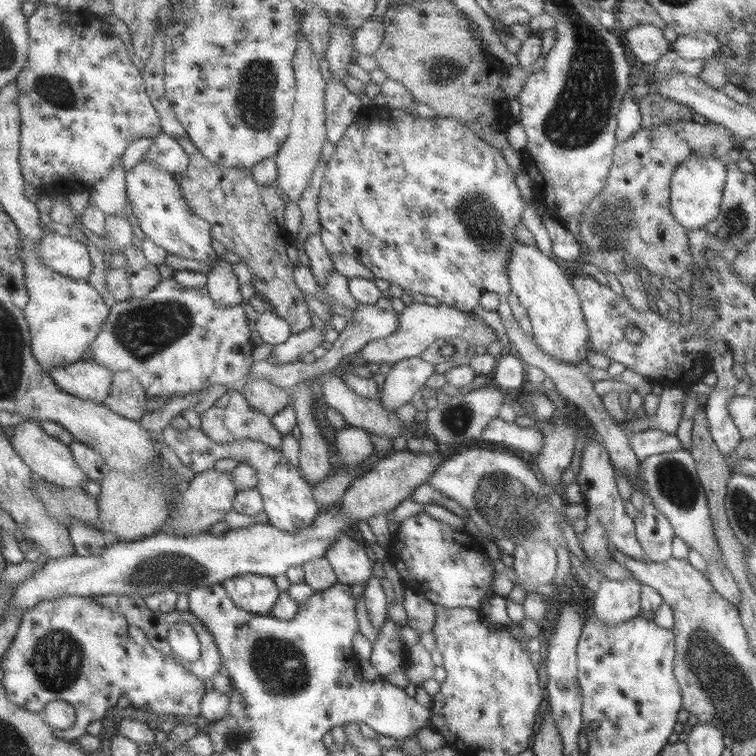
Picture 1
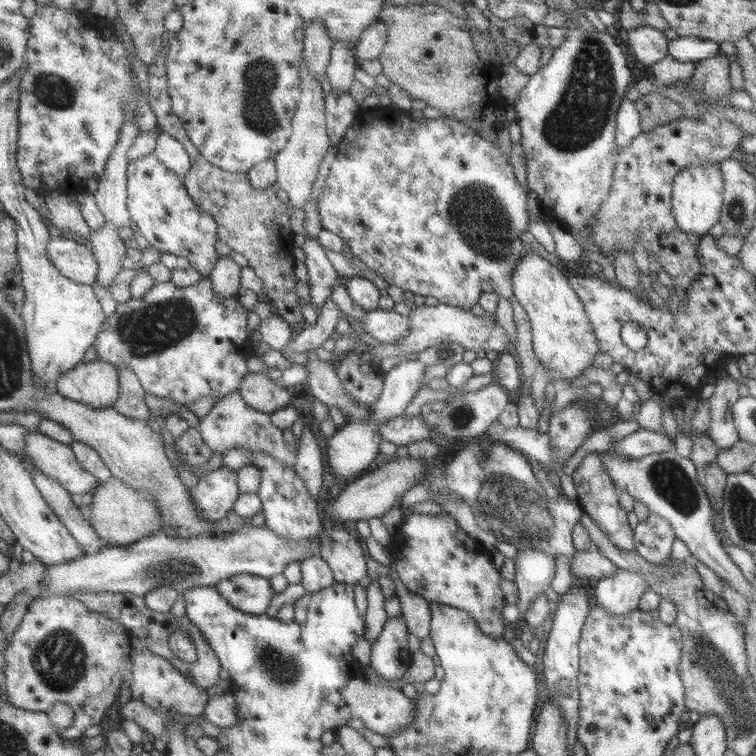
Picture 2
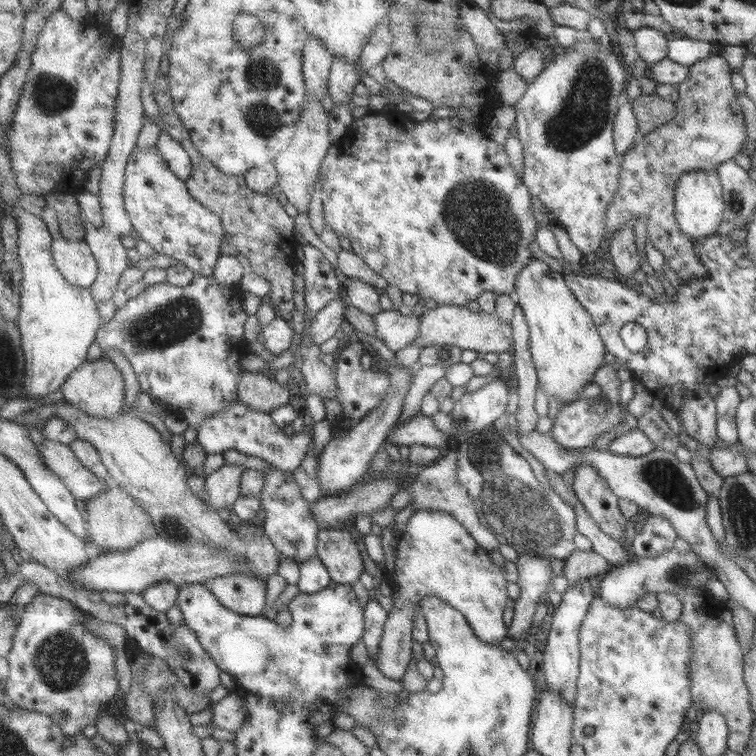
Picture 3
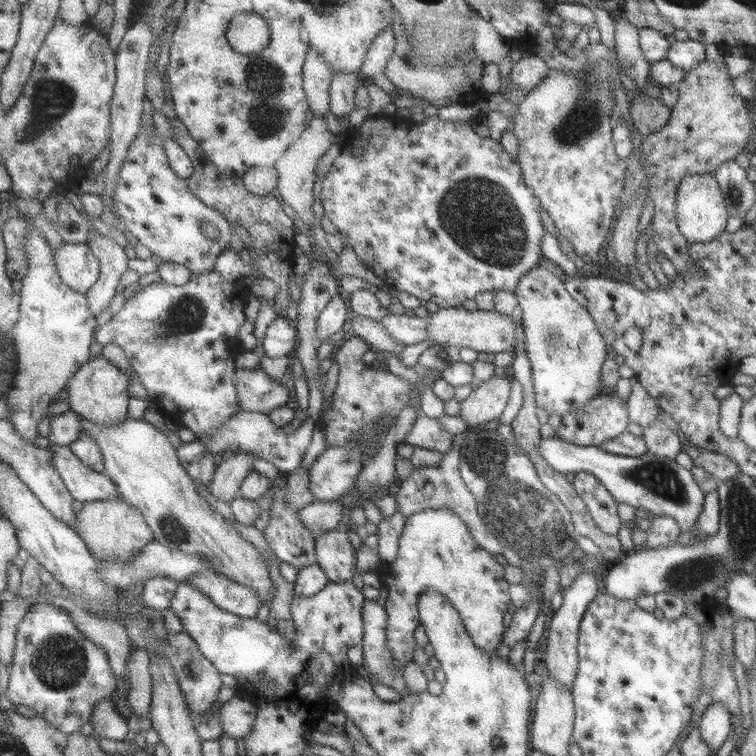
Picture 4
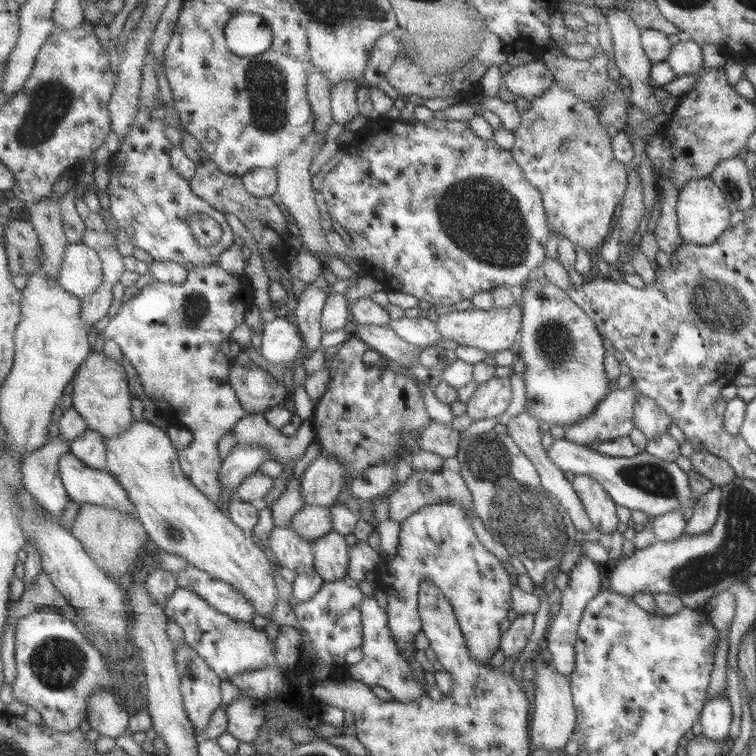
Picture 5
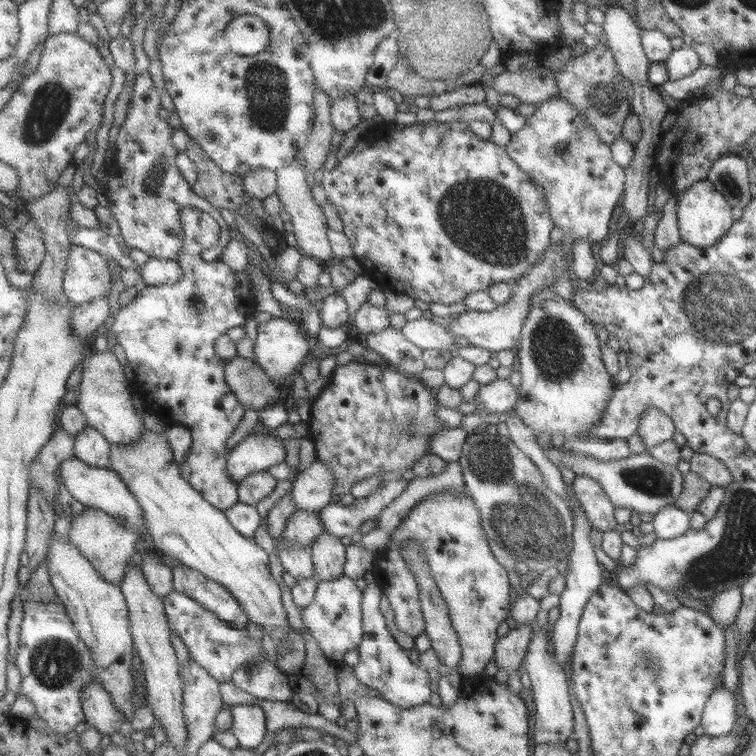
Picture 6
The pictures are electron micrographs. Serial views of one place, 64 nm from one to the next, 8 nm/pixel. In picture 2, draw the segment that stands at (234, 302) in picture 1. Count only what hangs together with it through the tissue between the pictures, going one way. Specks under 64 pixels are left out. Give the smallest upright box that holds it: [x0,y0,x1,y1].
[209,254,242,298]

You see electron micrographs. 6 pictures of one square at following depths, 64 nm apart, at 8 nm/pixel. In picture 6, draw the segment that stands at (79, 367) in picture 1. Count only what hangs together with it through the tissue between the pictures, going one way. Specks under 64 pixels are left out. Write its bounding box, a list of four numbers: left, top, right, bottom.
[79,352,143,446]

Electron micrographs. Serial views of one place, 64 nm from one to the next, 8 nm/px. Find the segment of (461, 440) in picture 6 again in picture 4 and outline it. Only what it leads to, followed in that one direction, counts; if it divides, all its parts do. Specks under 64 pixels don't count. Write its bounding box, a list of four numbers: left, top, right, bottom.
[404,412,454,456]

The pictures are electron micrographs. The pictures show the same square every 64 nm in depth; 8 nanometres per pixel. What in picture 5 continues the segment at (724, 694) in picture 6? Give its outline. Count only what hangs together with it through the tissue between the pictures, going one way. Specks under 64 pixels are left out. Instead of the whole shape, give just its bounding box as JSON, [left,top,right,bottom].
[699,696,731,742]

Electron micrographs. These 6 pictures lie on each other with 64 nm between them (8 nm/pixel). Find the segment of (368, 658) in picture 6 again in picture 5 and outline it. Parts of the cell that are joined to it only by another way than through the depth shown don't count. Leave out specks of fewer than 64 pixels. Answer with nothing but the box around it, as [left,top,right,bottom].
[350,595,427,702]

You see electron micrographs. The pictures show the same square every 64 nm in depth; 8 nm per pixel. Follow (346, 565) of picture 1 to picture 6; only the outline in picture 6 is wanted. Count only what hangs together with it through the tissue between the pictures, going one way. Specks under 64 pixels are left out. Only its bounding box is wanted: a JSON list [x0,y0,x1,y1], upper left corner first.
[312,531,348,580]

